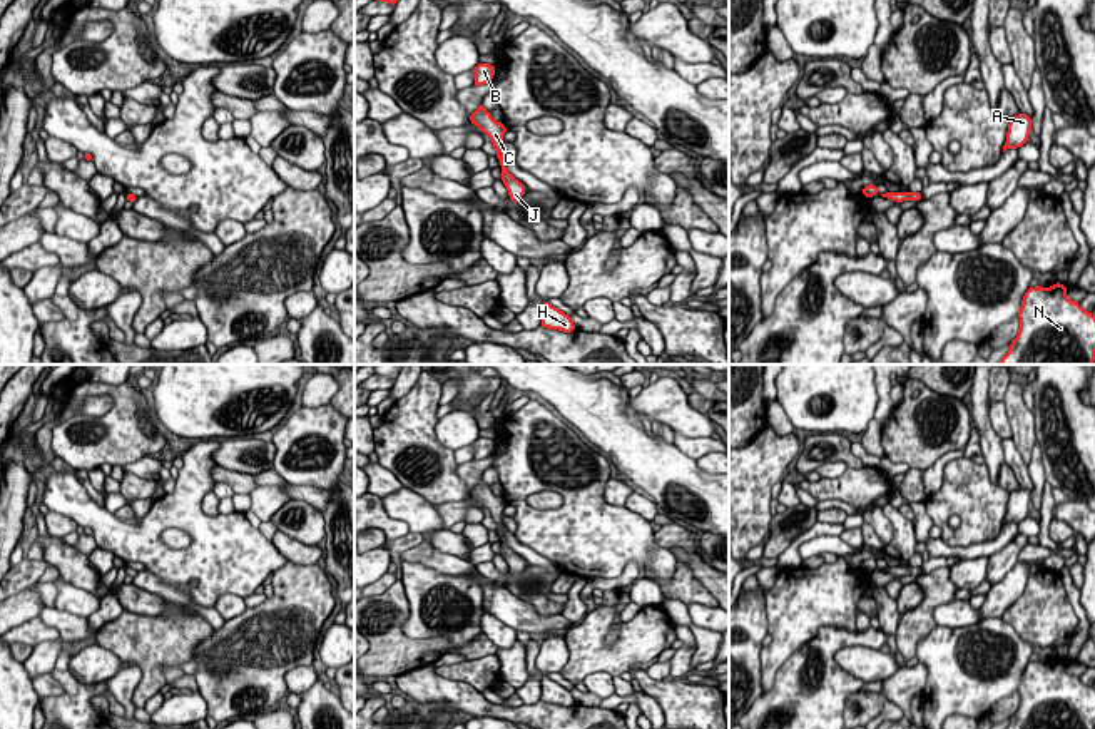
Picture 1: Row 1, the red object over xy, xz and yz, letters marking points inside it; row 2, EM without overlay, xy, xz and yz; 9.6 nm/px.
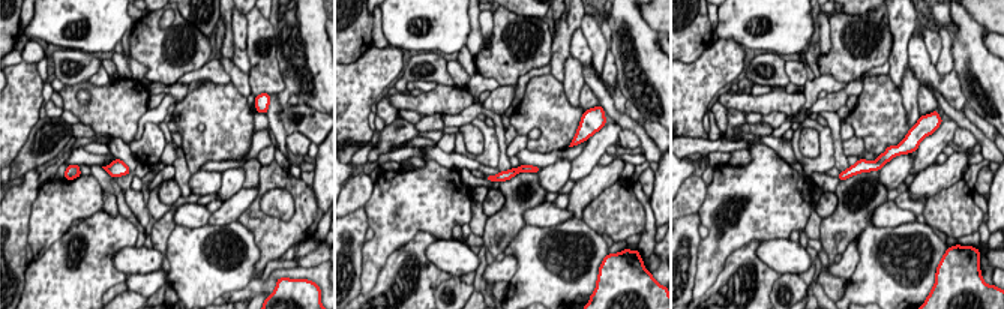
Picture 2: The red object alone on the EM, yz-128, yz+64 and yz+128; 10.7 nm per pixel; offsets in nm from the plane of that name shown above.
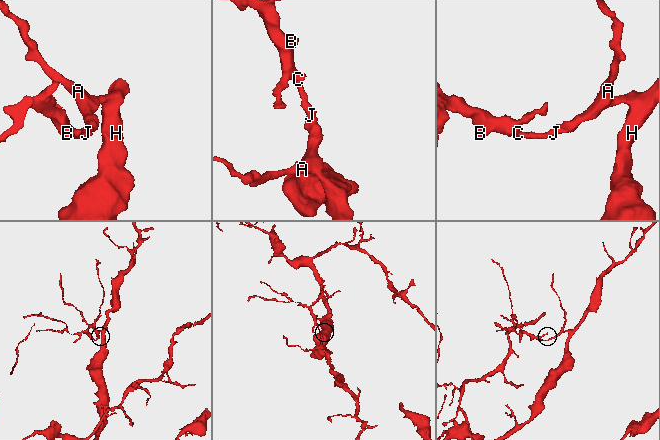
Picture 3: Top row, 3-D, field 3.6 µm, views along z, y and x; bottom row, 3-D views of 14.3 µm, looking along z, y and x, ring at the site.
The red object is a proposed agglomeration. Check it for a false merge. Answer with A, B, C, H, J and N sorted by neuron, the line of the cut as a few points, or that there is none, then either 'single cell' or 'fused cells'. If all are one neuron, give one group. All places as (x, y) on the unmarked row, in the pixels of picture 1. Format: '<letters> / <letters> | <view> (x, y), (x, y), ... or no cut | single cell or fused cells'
A B C H J N | no cut | single cell

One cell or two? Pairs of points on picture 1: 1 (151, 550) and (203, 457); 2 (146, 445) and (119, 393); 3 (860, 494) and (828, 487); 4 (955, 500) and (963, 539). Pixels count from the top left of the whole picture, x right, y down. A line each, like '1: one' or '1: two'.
1: one
2: one
3: one
4: one

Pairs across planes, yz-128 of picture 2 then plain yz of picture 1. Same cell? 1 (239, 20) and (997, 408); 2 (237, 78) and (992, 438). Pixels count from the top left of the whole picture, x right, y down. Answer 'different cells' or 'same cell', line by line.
1: same cell
2: different cells

